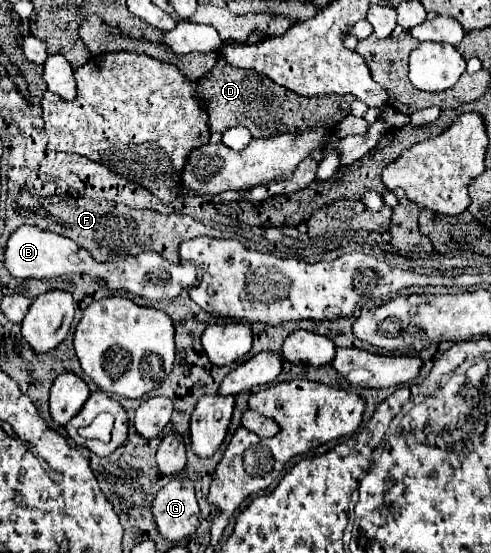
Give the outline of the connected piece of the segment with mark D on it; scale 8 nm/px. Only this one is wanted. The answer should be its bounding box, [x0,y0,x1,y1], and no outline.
[197,52,351,138]

